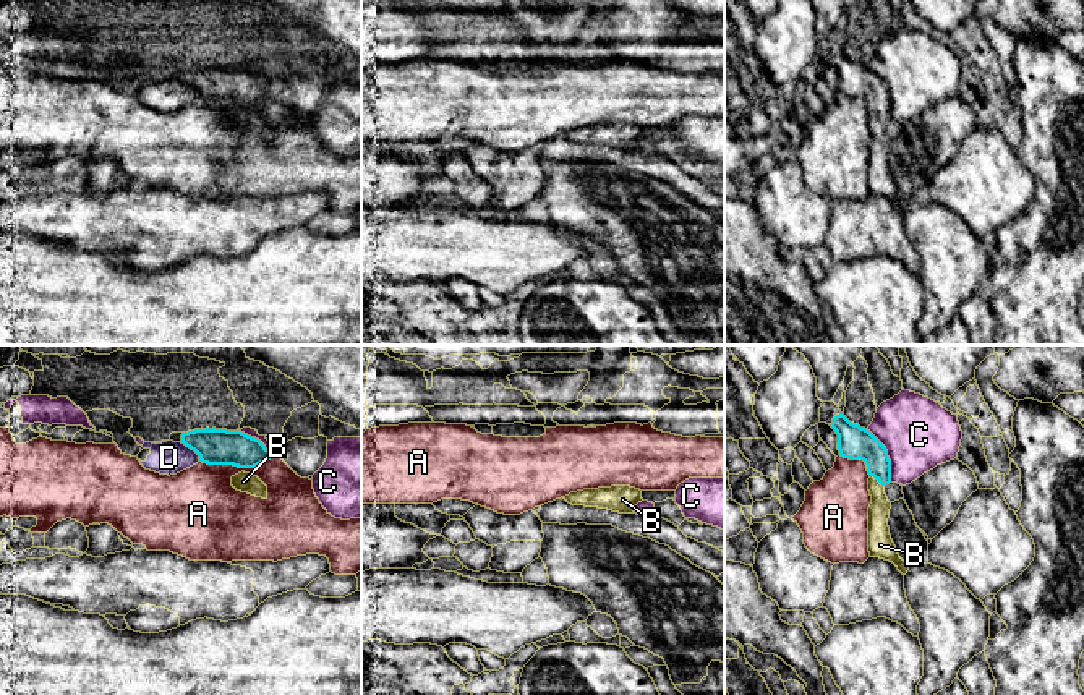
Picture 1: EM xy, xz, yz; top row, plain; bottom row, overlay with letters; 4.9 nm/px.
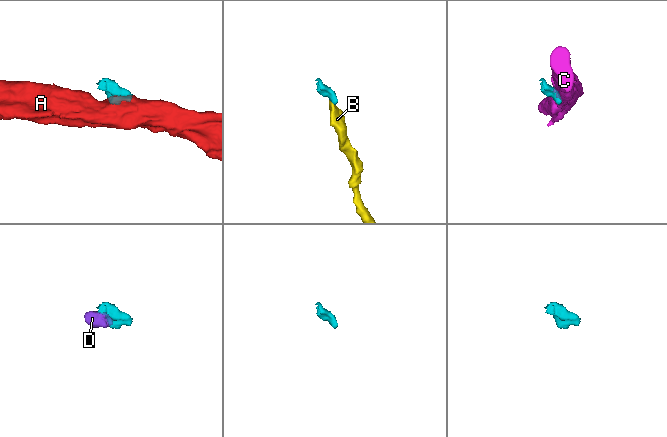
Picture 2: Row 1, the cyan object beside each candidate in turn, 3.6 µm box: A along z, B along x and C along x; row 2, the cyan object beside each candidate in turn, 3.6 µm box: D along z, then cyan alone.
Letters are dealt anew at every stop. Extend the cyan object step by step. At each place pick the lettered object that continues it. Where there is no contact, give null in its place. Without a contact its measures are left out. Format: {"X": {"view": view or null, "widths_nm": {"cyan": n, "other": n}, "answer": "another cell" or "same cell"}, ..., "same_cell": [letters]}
{"A": {"view": "xy", "widths_nm": {"cyan": 180, "other": 360}, "answer": "another cell"}, "B": {"view": "yz", "widths_nm": {"cyan": 170, "other": 110}, "answer": "same cell"}, "C": {"view": "yz", "widths_nm": {"cyan": 170, "other": 360}, "answer": "another cell"}, "D": {"view": "xy", "widths_nm": {"cyan": 180, "other": 160}, "answer": "another cell"}, "same_cell": ["B"]}

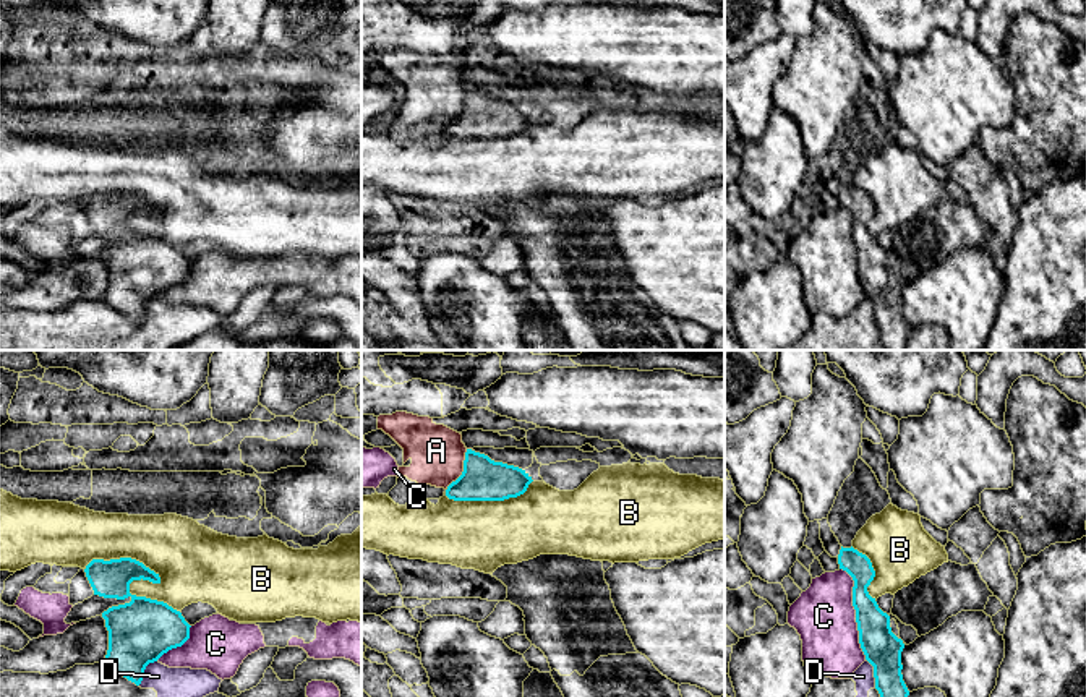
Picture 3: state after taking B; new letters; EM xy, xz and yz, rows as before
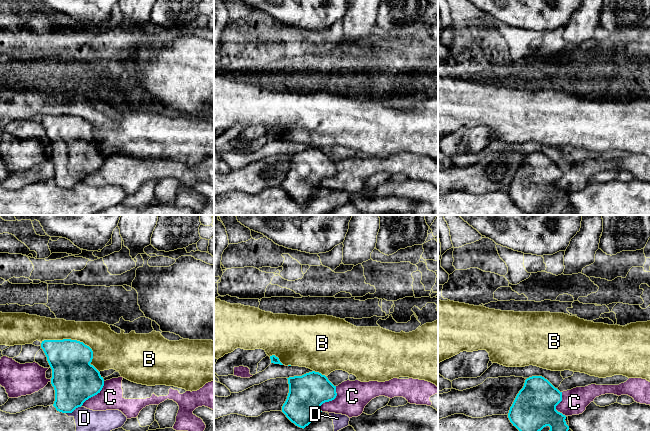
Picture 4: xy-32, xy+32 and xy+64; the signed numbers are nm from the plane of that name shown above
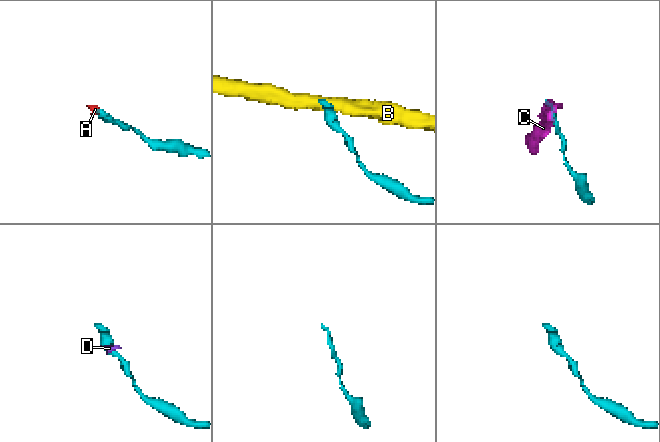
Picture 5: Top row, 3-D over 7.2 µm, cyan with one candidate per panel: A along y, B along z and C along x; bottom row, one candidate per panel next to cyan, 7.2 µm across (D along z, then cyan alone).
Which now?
{"A": {"view": "xz", "widths_nm": {"cyan": 200, "other": 260}, "answer": "another cell"}, "B": {"view": "xy", "widths_nm": {"cyan": 320, "other": 380}, "answer": "another cell"}, "C": {"view": "yz", "widths_nm": {"cyan": 190, "other": 300}, "answer": "another cell"}, "D": {"view": "xy", "widths_nm": {"cyan": 320, "other": 200}, "answer": "another cell"}, "same_cell": []}

